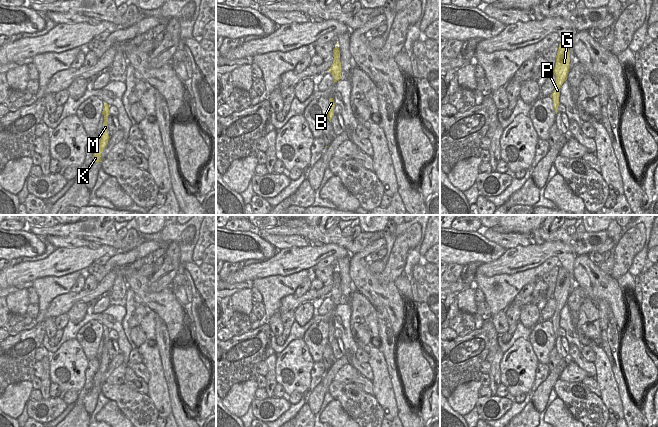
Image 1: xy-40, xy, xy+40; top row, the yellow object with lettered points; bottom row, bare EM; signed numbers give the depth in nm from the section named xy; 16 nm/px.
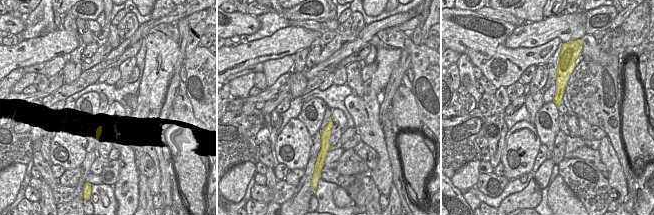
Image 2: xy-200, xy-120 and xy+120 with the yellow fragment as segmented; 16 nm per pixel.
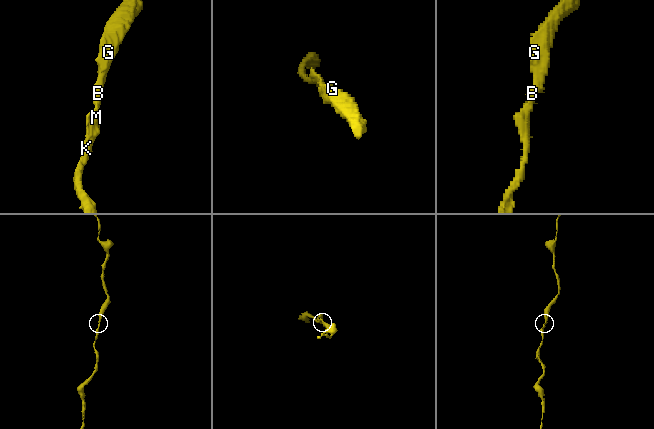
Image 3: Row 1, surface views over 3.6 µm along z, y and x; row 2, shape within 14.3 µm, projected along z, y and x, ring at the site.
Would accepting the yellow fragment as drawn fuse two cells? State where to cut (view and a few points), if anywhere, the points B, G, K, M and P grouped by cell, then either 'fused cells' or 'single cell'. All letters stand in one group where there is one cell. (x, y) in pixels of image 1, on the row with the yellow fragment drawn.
no cut; B G K M P; single cell

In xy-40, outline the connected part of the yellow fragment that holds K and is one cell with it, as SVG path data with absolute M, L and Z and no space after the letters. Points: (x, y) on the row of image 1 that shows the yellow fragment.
M104 103L104 107L103 107L103 111L102 111L102 114L104 115L103 131L102 131L102 136L99 139L98 147L96 148L96 150L94 151L94 154L93 154L93 163L102 162L101 154L102 154L103 150L105 149L105 147L107 146L108 141L109 141L108 125L107 125L108 116L110 115L109 107L110 107L110 105L108 105L107 103Z

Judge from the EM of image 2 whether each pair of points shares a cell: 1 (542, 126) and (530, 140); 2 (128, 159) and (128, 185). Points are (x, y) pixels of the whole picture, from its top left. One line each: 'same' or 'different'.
1: different
2: same

